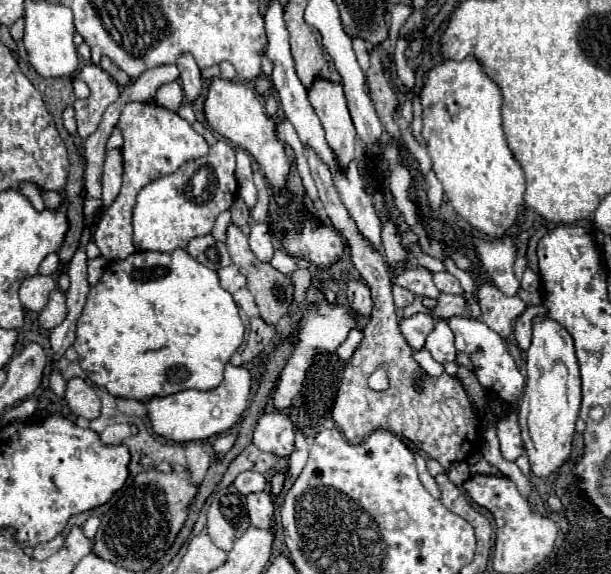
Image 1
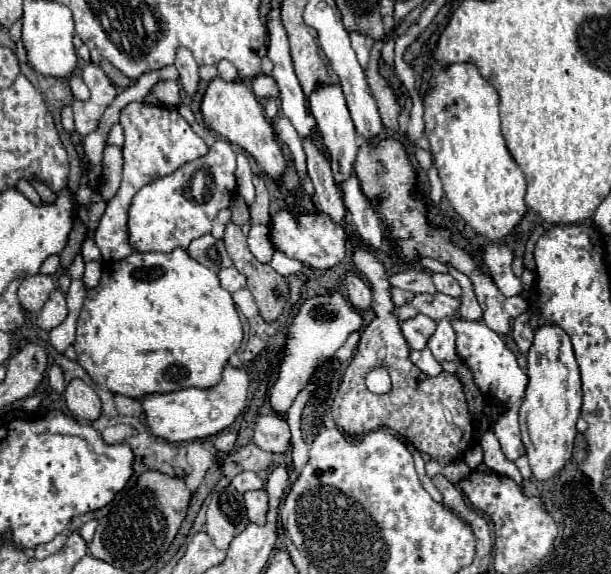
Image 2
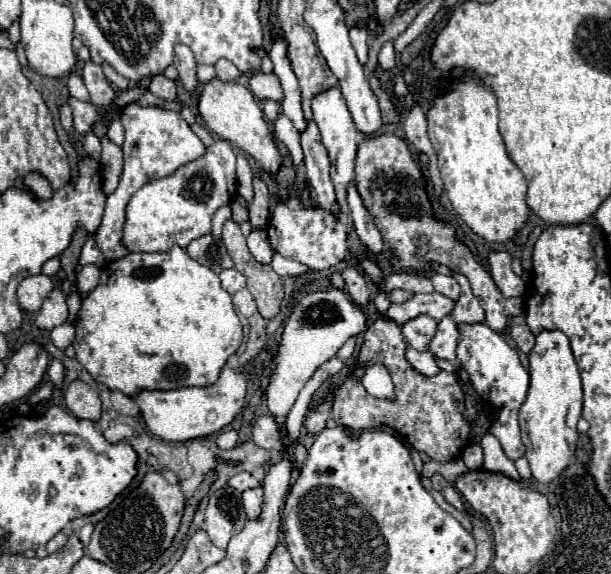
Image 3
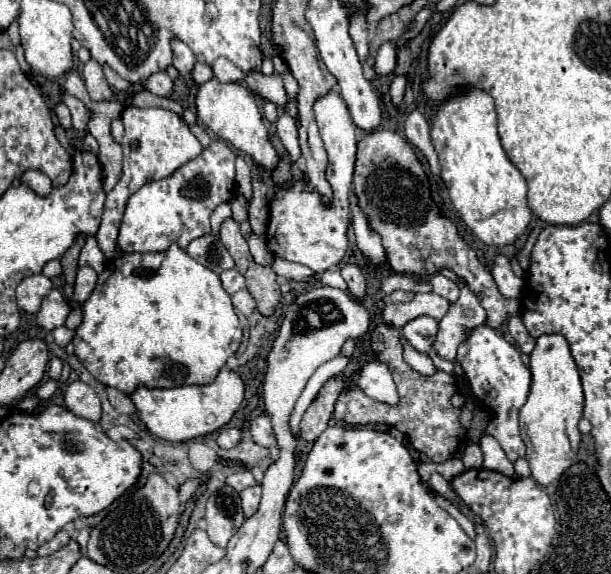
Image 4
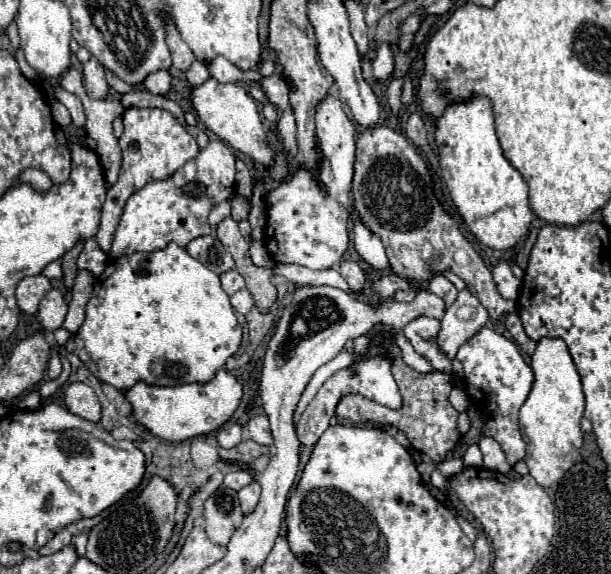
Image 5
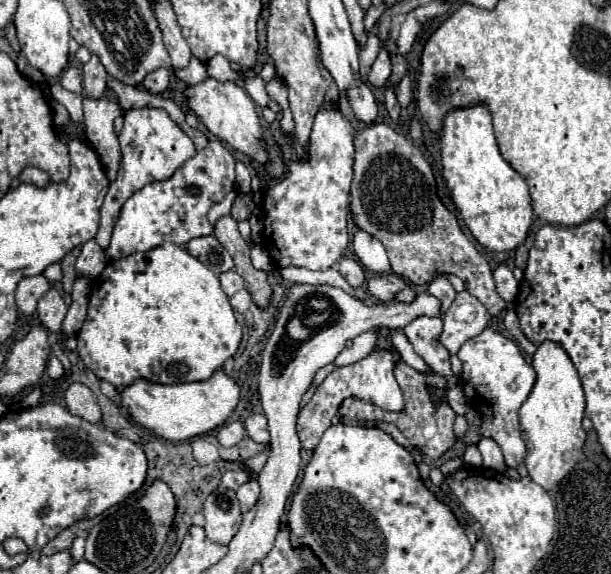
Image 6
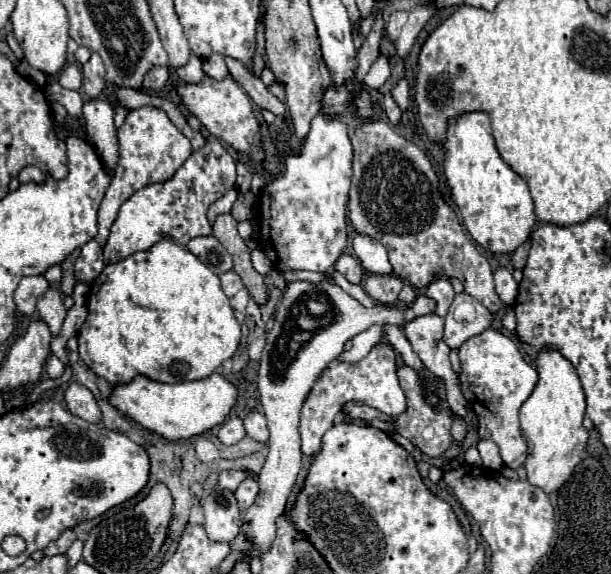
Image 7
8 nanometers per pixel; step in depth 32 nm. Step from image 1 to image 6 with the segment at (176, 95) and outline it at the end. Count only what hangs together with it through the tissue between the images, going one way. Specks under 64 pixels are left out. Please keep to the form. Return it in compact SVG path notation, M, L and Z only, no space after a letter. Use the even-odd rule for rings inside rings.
M158 68L158 70L150 72L144 78L144 88L150 90L150 92L154 92L154 94L160 94L160 92L166 90L168 80L170 80L170 70L168 68Z

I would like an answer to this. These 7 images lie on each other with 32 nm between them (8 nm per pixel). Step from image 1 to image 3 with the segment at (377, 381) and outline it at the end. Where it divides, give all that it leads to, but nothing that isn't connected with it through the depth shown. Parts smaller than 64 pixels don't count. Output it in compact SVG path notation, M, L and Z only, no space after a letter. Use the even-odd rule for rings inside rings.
M372 364L366 366L362 378L360 378L362 386L366 388L366 392L374 398L382 398L382 400L394 400L394 384L390 378L390 372L386 366L382 364Z

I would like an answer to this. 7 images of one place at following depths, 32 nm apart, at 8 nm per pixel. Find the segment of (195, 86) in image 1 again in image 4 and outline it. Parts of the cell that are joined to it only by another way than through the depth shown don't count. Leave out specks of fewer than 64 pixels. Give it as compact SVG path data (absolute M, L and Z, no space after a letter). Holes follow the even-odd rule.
M172 38L170 46L172 46L172 52L174 52L174 68L186 80L186 84L192 86L192 82L190 82L190 70L192 70L194 62L196 62L192 50L182 40L178 40L178 38Z

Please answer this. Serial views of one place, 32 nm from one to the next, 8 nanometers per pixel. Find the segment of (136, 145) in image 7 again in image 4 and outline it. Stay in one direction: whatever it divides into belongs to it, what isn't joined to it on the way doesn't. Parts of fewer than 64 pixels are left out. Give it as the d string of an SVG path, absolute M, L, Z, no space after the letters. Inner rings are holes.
M126 106L122 112L122 122L124 122L124 138L120 142L123 151L122 176L120 176L118 184L106 196L102 224L96 234L96 242L100 244L100 248L108 260L120 256L120 252L114 250L116 248L114 242L116 242L116 232L118 232L128 198L136 190L140 190L146 182L172 176L182 164L186 164L188 160L194 160L202 152L202 146L196 140L196 136L188 130L188 126L182 118L178 120L178 116L174 112L168 112L162 108Z

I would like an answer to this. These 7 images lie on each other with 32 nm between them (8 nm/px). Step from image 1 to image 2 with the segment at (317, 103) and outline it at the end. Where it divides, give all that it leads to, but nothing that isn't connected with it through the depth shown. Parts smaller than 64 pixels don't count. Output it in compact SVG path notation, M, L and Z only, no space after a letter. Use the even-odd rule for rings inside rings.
M332 84L332 86L320 86L316 88L316 92L312 92L310 96L310 108L312 108L312 114L318 122L318 128L322 132L322 138L324 138L324 146L328 146L328 152L330 152L330 158L338 158L336 166L338 170L334 170L334 182L338 186L338 192L342 196L342 190L340 190L340 184L346 182L352 174L352 168L354 168L354 160L356 160L356 154L358 154L358 142L356 142L356 128L352 124L352 118L350 118L350 112L346 108L346 100L344 100L344 94L340 90L338 84Z

